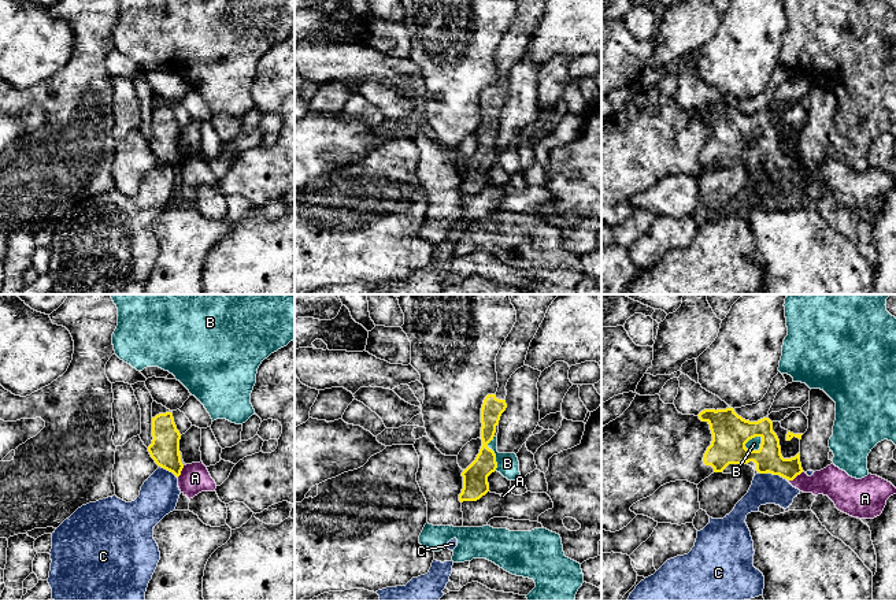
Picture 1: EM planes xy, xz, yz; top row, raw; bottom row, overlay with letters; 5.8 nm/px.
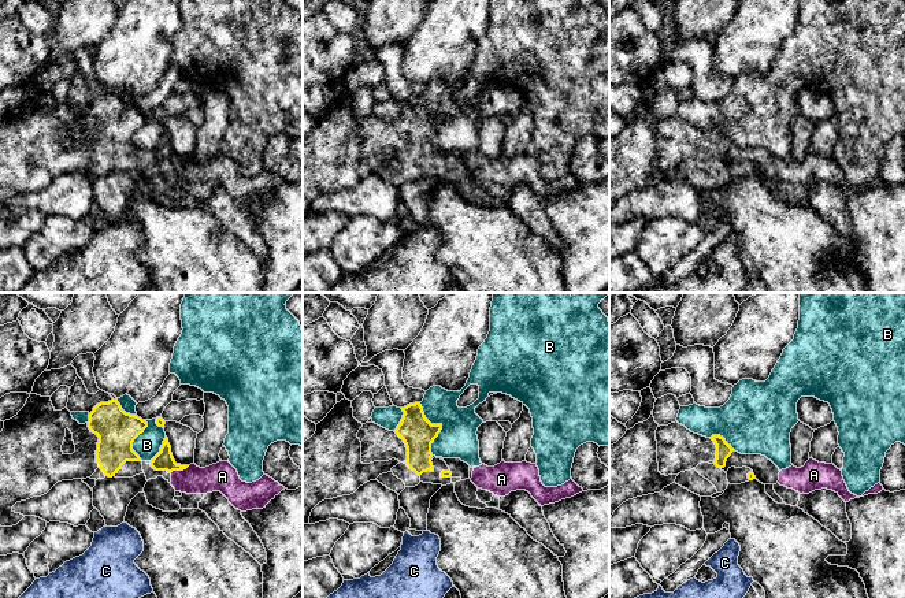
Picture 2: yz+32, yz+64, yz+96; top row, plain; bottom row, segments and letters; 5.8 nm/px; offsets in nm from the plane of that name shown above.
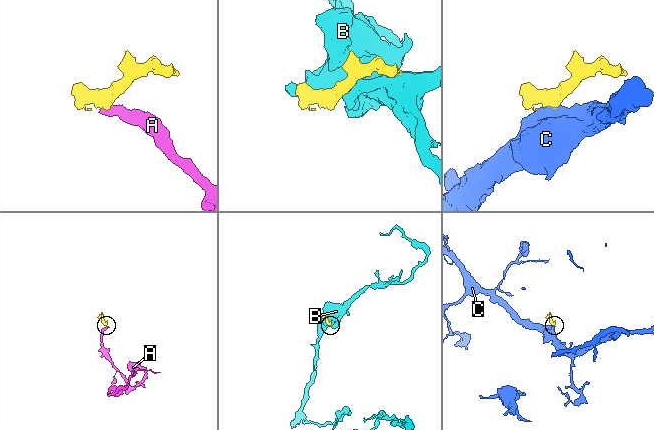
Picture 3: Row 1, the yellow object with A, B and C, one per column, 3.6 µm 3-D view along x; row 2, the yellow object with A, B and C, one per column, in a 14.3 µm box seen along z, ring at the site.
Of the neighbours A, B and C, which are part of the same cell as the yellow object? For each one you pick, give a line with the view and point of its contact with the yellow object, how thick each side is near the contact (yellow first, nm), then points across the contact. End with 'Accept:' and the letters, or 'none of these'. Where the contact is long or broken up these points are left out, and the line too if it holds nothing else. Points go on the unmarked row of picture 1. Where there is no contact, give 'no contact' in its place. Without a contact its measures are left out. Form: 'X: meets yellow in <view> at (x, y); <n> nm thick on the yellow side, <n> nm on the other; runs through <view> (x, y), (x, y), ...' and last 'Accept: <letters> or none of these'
Accept: none of these

